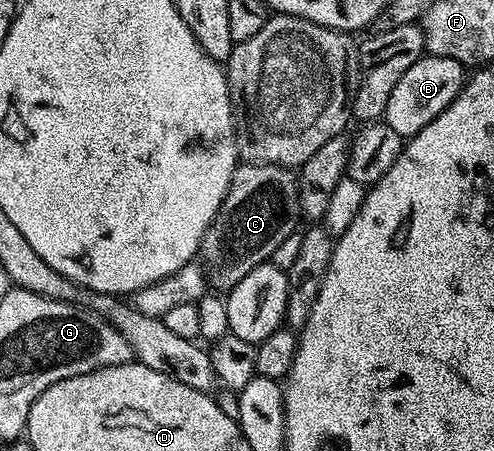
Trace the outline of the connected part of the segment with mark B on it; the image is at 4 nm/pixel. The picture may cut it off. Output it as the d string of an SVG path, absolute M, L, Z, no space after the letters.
M424 54L398 79L398 84L394 86L390 100L386 103L383 123L388 124L394 134L415 138L422 126L434 122L434 118L438 118L438 114L442 114L442 110L446 110L446 106L454 102L454 98L464 89L465 83L465 65L459 64L454 58Z

